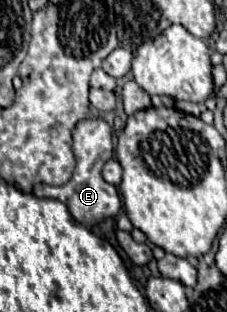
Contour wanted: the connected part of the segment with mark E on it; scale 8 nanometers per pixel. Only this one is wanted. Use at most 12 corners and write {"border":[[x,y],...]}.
{"border":[[103,118],[73,130],[75,172],[63,186],[35,184],[33,194],[63,202],[83,226],[115,216],[116,186],[101,178],[113,156]]}

